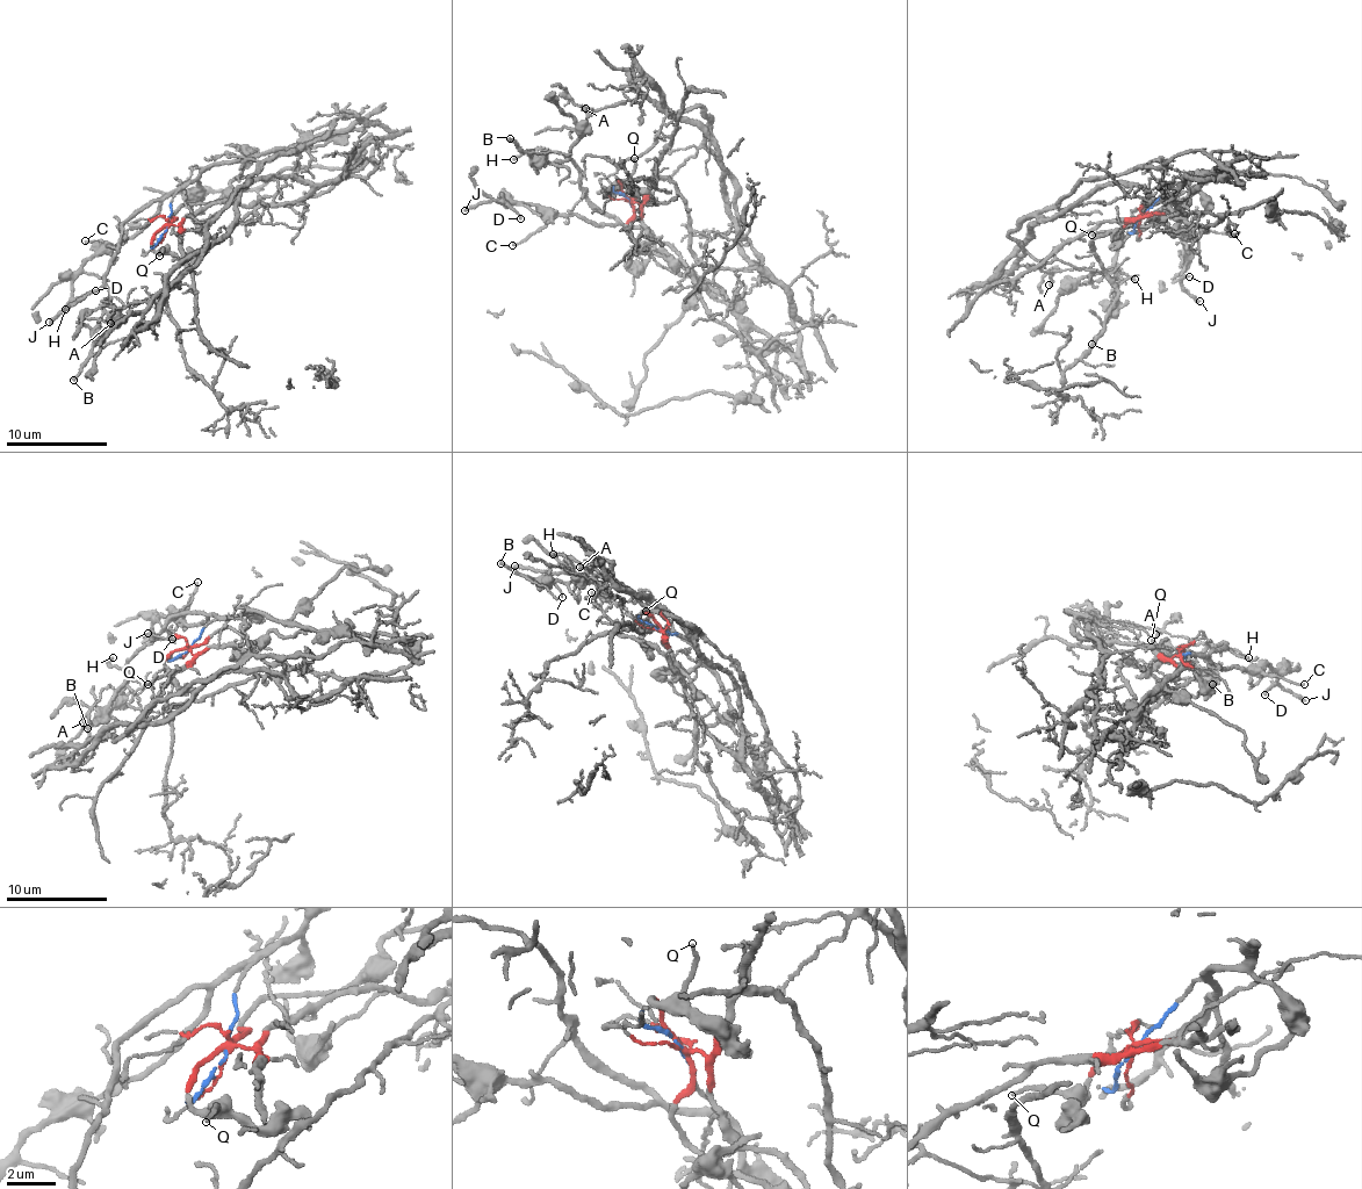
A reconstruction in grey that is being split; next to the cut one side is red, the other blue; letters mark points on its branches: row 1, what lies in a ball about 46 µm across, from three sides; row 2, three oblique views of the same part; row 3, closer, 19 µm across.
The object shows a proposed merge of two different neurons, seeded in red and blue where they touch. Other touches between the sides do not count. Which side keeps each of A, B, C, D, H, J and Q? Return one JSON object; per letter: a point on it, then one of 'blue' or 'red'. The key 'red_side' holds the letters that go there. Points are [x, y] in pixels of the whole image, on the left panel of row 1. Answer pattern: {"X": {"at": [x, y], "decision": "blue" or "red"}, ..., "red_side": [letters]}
{"A": {"at": [110, 323], "decision": "red"}, "B": {"at": [73, 380], "decision": "blue"}, "C": {"at": [85, 240], "decision": "blue"}, "D": {"at": [95, 290], "decision": "blue"}, "H": {"at": [65, 309], "decision": "blue"}, "J": {"at": [49, 322], "decision": "blue"}, "Q": {"at": [159, 256], "decision": "red"}, "red_side": ["A", "Q"]}

